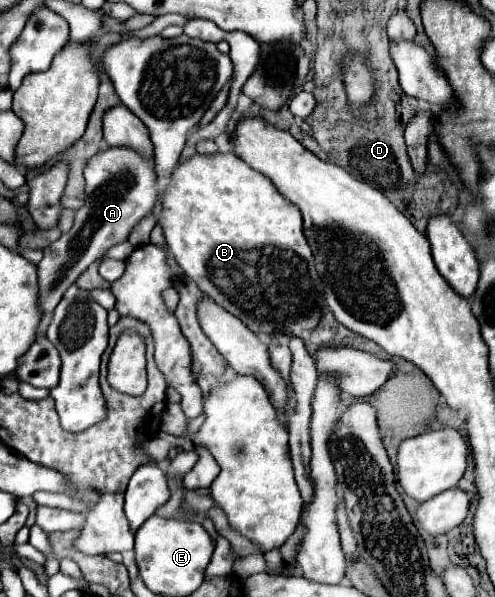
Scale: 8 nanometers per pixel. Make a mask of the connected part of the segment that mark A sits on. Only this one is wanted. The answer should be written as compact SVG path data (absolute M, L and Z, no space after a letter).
M107 147L93 155L85 169L85 205L77 209L71 231L63 233L45 249L39 267L39 305L43 313L51 313L61 301L63 293L77 281L77 277L113 245L127 241L133 227L147 217L157 203L157 173L155 157L145 159L131 147Z

